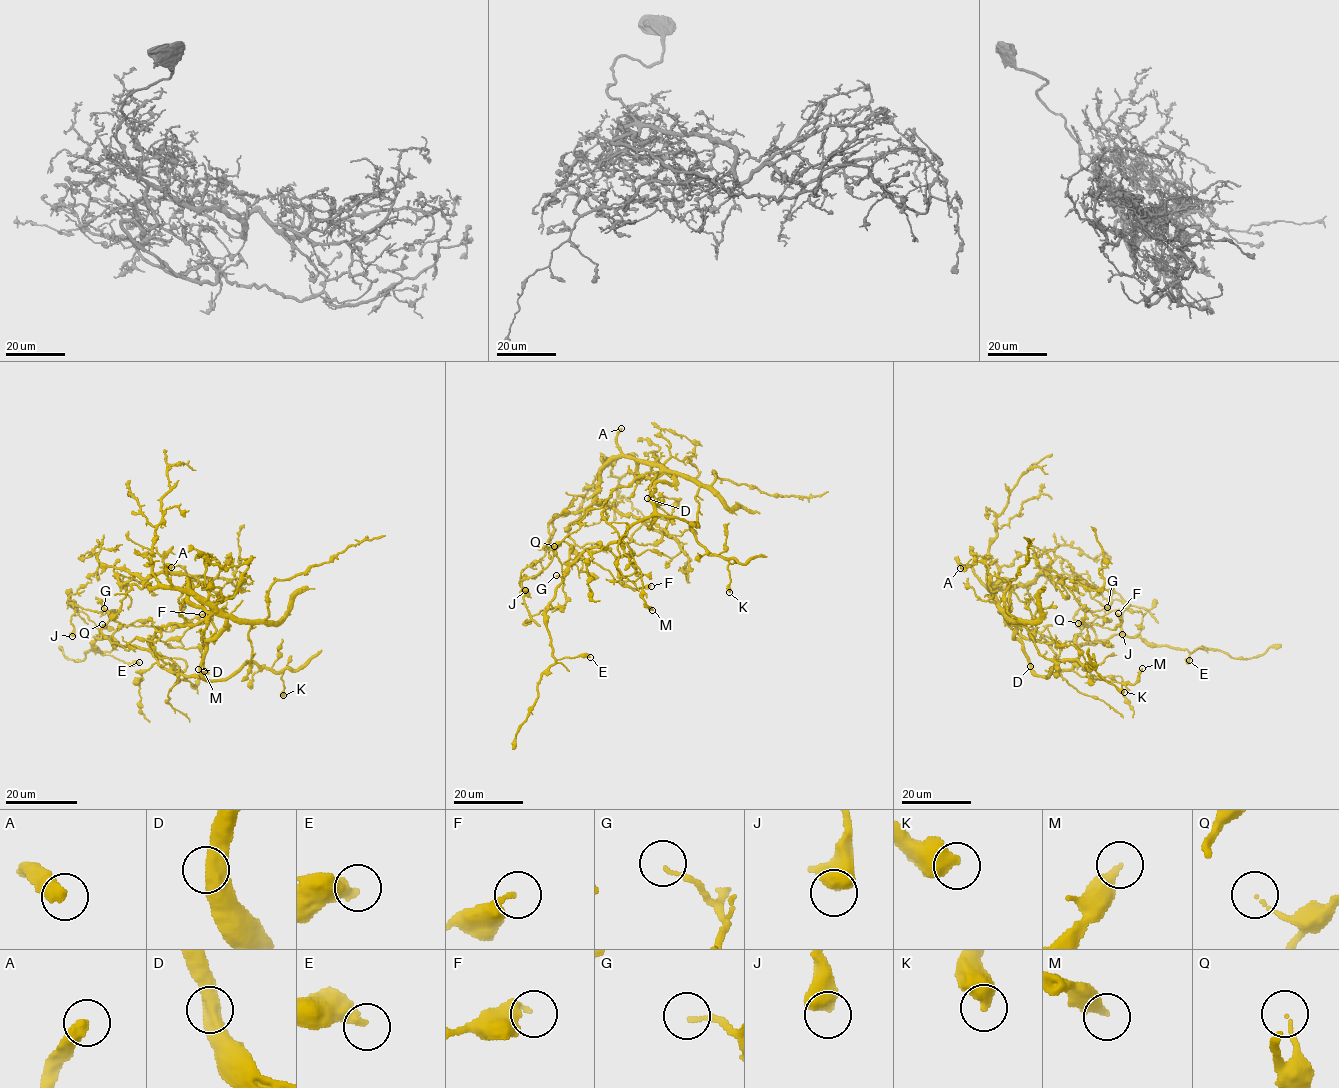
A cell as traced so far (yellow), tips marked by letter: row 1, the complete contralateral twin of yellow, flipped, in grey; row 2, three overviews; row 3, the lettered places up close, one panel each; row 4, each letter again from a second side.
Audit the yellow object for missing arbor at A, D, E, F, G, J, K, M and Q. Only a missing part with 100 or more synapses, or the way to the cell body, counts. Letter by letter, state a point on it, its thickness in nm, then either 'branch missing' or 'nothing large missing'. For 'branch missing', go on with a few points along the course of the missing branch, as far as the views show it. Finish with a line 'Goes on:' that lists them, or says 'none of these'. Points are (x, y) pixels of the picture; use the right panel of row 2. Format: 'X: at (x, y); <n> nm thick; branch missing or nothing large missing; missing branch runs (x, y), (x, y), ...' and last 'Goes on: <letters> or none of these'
A: at (960, 568); 460 nm thick; branch missing; missing branch runs (960, 568), (945, 552), (941, 538), (932, 531), (921, 529), (901, 511)
D: at (1030, 666); 500 nm thick; nothing large missing
E: at (1189, 660); 440 nm thick; nothing large missing
F: at (1118, 613); 240 nm thick; nothing large missing
G: at (1107, 607); 140 nm thick; nothing large missing
J: at (1122, 634); 650 nm thick; nothing large missing
K: at (1124, 692); 500 nm thick; nothing large missing
M: at (1142, 668); 340 nm thick; nothing large missing
Q: at (1078, 623); 80 nm thick; nothing large missing
Goes on: A

